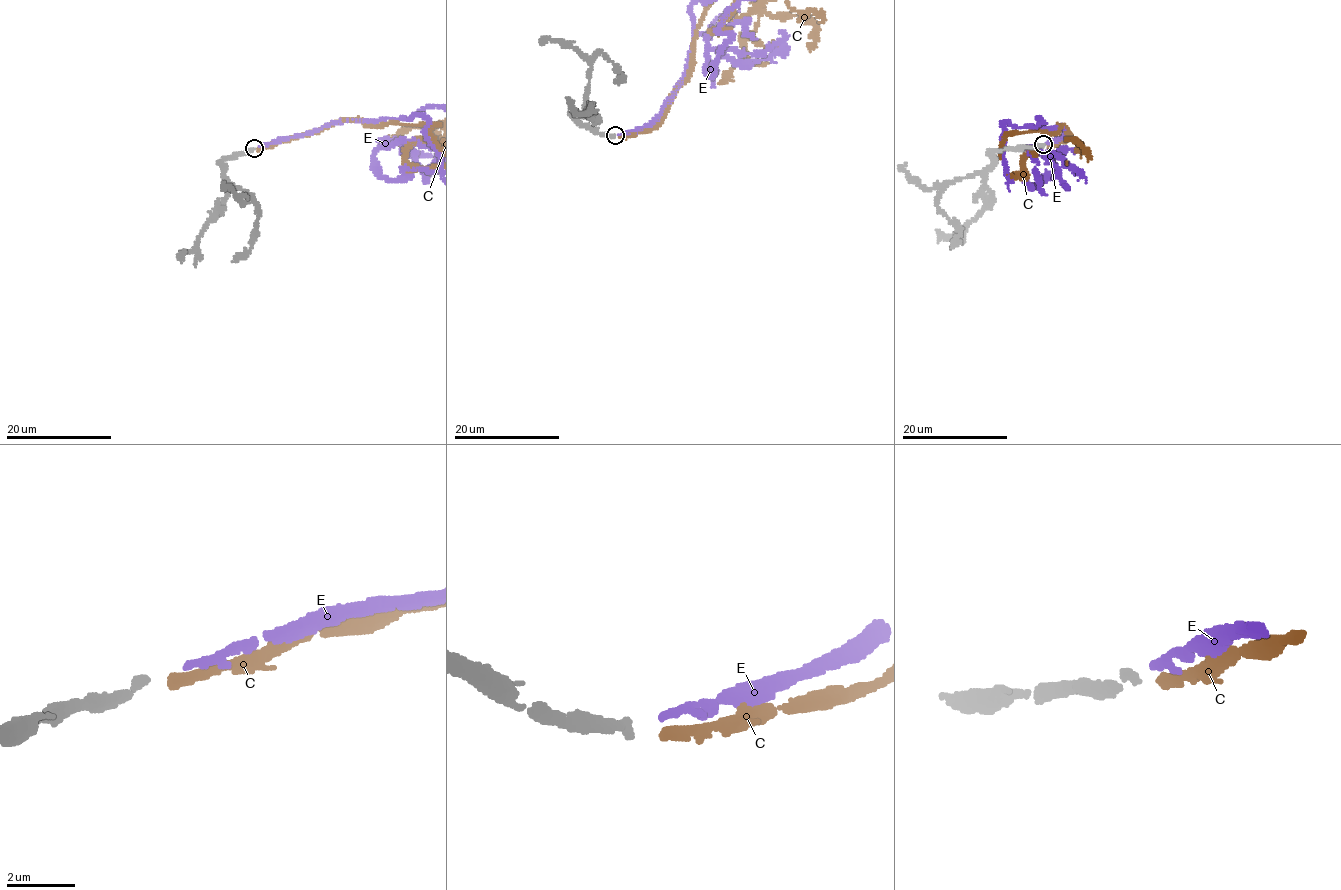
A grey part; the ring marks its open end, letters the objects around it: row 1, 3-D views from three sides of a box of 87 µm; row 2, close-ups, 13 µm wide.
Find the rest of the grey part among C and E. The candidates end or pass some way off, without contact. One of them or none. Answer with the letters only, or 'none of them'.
E

